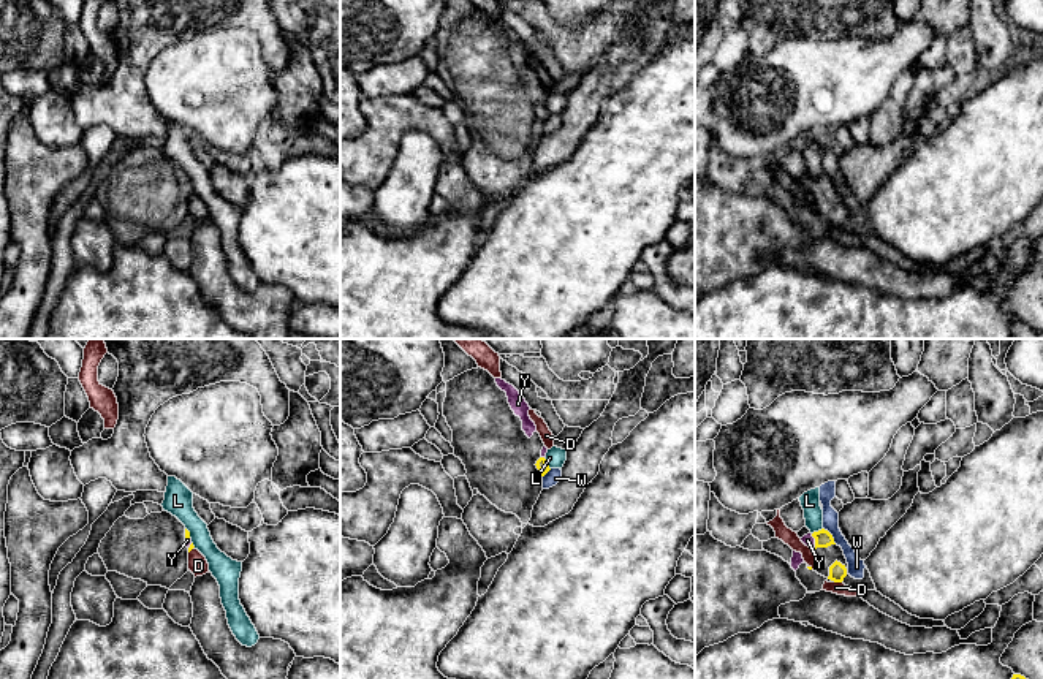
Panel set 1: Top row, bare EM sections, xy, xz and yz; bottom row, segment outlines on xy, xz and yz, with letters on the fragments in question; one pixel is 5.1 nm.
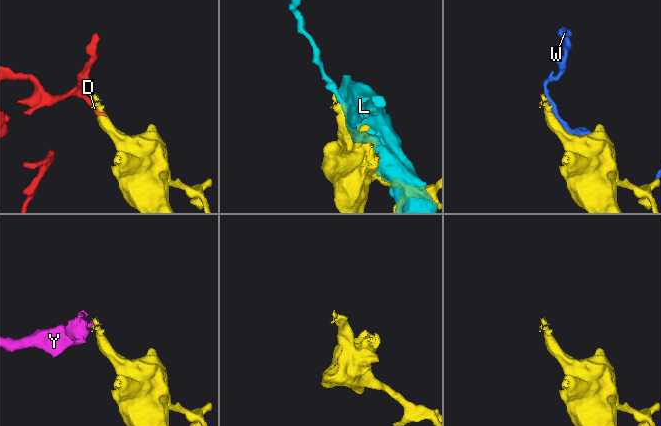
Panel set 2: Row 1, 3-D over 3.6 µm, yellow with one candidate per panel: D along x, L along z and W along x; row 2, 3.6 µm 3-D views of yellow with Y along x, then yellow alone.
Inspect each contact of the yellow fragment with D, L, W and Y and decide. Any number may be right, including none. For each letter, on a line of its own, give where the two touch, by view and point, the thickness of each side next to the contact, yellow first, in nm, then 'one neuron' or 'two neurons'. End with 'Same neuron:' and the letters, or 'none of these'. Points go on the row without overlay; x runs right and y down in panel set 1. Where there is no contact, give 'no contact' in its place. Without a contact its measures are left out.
D: meets yellow in yz at (838, 227); 90 nm thick on the yellow side, 60 nm on the other; two neurons
L: meets yellow in xz at (546, 110); 60 nm thick on the yellow side, 100 nm on the other; two neurons
W: meets yellow in yz at (831, 181); 90 nm thick on the yellow side, 80 nm on the other; two neurons
Y: meets yellow in yz at (815, 187); 90 nm thick on the yellow side, 60 nm on the other; one neuron
Same neuron: Y

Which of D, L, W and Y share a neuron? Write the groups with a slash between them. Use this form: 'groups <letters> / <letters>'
groups D / L / W / Y

